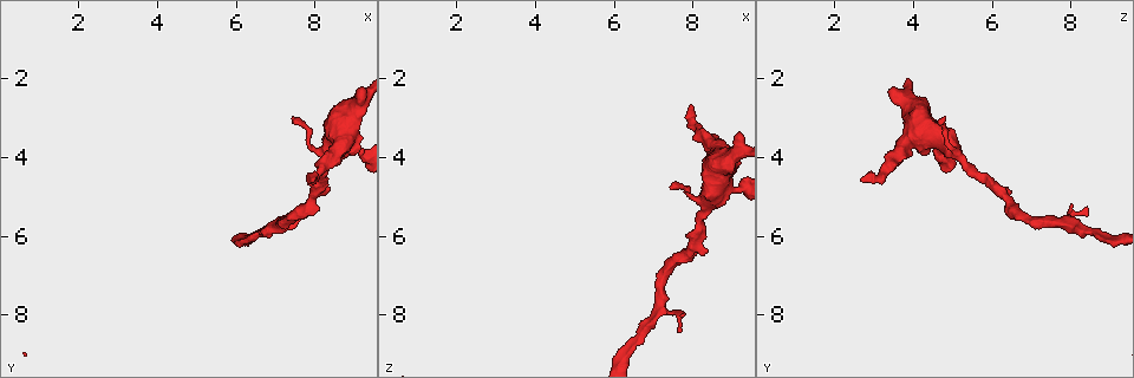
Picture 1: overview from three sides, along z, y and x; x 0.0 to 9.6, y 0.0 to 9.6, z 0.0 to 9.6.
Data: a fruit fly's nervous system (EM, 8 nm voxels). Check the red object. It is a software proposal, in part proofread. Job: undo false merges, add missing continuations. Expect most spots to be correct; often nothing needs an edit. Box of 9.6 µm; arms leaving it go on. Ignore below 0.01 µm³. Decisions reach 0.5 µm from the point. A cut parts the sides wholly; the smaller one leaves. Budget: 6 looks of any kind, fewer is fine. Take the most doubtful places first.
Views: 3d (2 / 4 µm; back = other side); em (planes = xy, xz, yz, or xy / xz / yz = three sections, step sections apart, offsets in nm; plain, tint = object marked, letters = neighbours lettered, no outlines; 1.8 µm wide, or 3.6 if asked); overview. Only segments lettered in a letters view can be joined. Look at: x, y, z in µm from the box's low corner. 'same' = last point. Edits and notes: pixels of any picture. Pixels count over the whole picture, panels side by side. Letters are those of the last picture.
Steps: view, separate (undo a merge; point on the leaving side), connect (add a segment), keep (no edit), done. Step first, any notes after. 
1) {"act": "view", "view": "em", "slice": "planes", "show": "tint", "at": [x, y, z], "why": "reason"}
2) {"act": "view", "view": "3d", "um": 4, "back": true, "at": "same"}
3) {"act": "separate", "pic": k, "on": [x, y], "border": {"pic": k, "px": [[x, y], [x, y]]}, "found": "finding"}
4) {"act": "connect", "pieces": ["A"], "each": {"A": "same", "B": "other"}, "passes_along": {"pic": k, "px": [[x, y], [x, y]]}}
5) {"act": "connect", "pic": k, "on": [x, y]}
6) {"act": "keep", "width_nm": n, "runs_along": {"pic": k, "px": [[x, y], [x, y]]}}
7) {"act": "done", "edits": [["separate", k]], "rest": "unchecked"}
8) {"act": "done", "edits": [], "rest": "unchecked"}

{"act": "view", "view": "em", "slice": "xy", "step": 16, "show": "tint", "at": [8.00, 4.60, 2.70], "why": "branch stops here"}

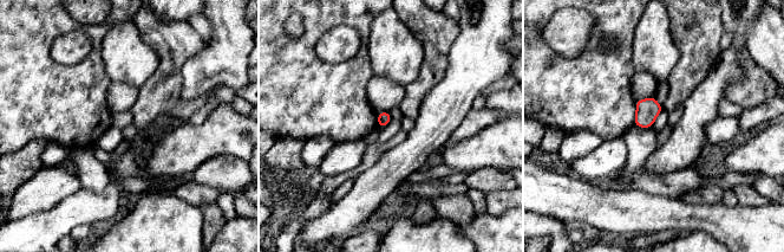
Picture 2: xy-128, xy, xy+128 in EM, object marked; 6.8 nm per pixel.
{"act": "view", "view": "em", "slice": "planes", "show": "letters", "at": "same", "why": "another direction"}

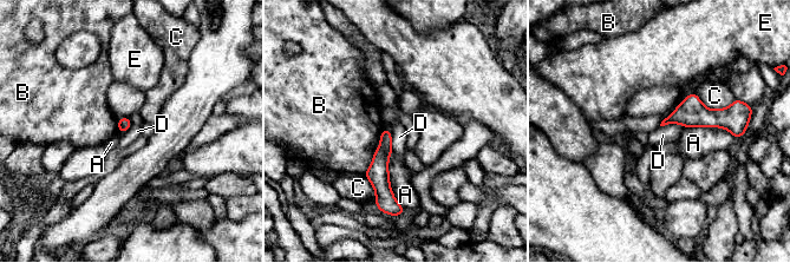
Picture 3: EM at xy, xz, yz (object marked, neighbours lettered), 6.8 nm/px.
{"act": "keep", "each": {"A": "other", "B": "other", "C": "other", "D": "other", "E": "other"}, "border": {"pic": 3, "px": [[384, 126], [390, 131], [393, 151]]}, "found": "none of them fits"}

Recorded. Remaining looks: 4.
{"act": "view", "view": "3d", "um": 4, "at": [8.65, 3.45, 4.50], "why": "sudden change in width"}

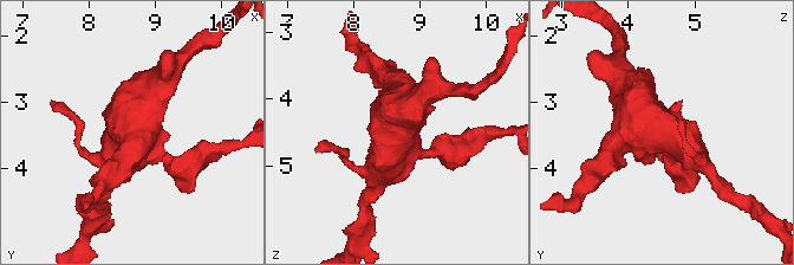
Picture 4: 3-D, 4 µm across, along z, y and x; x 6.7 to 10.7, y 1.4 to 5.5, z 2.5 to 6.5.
{"act": "view", "view": "em", "um": 3.6, "slice": "xz", "step": 16, "show": "tint", "at": [8.60, 3.40, 4.45], "why": "now the EM"}

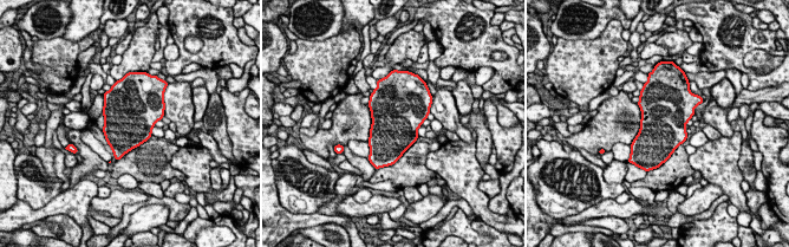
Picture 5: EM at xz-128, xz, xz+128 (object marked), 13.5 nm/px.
{"act": "view", "view": "em", "um": 3.6, "slice": "planes", "show": "letters", "at": "same"}

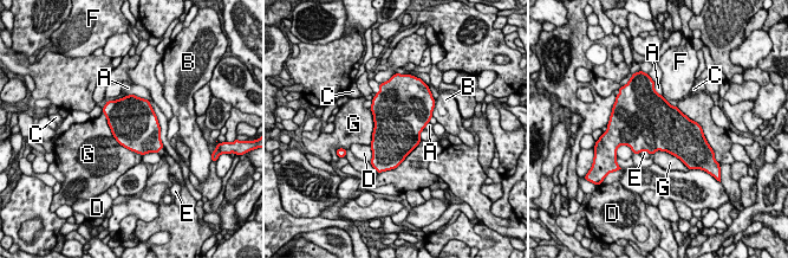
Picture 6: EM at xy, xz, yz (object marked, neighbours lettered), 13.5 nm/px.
{"act": "keep", "longest_contact_nm": ["A", 850], "each": {"A": "other", "B": "other", "C": "other", "D": "other", "E": "other", "F": "other", "G": "other"}, "border": {"pic": 6, "px": [[102, 113], [112, 136], [141, 155]]}, "found": "all the same cell"}

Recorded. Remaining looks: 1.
{"act": "done", "edits": [], "rest": "unchecked"}

